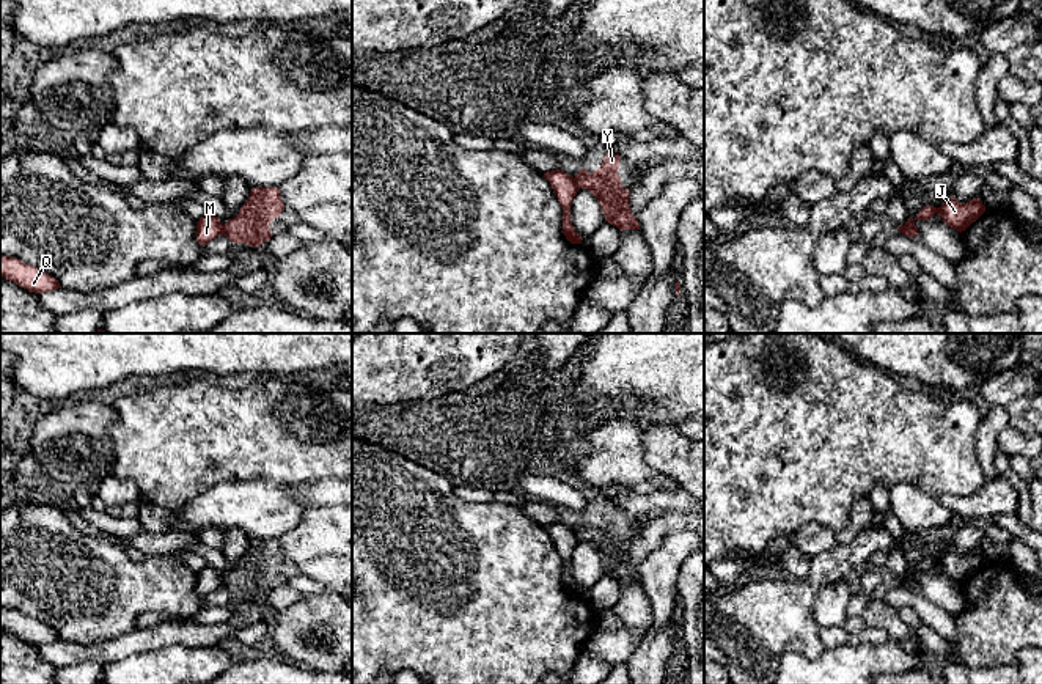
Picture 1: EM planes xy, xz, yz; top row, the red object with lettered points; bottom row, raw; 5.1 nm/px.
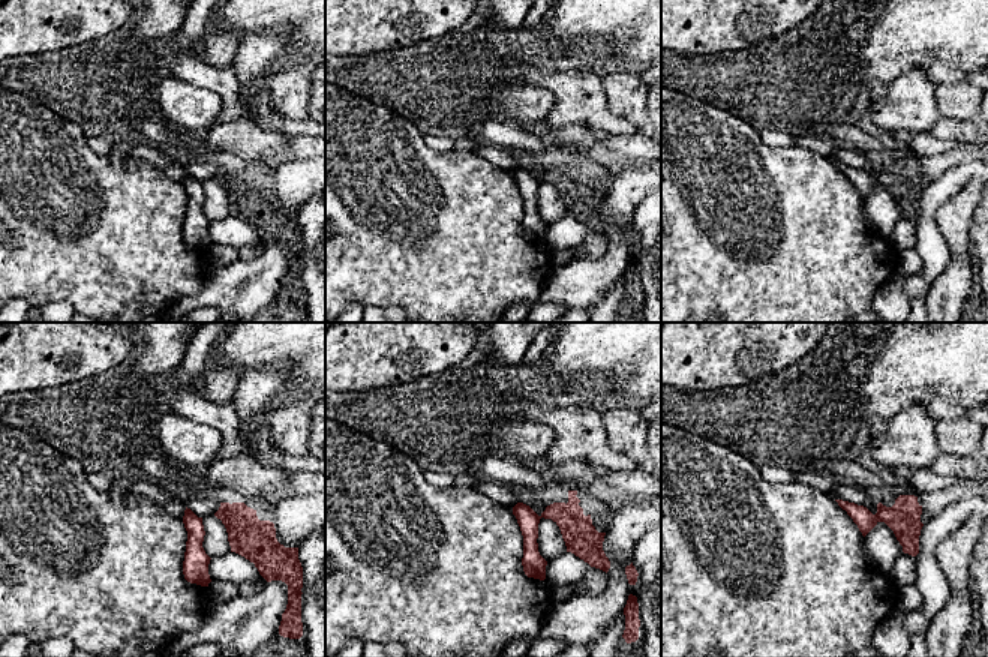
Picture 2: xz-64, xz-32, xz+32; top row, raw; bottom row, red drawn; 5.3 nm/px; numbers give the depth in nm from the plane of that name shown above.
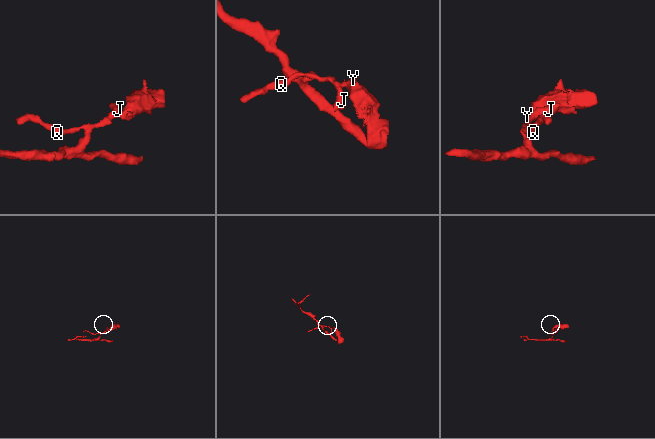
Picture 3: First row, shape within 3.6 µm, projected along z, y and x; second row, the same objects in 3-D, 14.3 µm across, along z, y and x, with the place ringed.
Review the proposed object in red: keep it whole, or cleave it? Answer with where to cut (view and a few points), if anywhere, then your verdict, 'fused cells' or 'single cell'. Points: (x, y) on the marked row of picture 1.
xz (574, 178), (579, 187) | fused cells

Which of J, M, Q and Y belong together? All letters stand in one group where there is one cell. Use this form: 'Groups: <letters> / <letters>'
Groups: J M Q / Y

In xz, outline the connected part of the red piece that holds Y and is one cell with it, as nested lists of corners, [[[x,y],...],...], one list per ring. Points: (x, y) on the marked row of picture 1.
[[[608,153],[604,164],[593,173],[582,168],[575,181],[578,187],[589,190],[599,201],[605,215],[605,222],[615,225],[621,231],[640,230],[637,217],[630,211],[629,189],[622,187],[619,170],[621,157]]]

